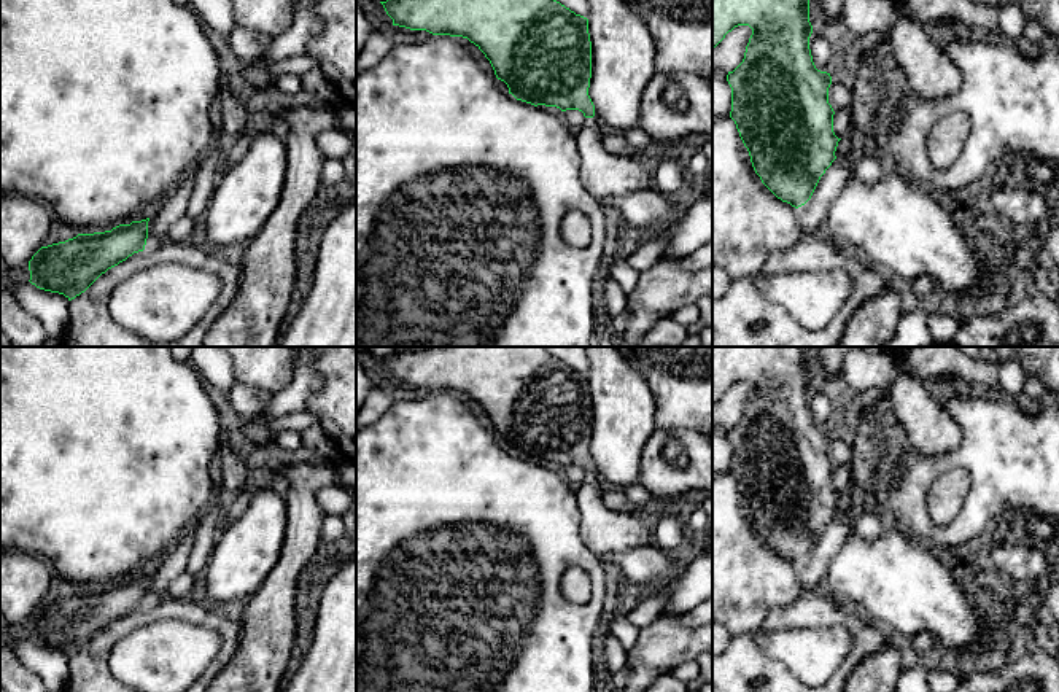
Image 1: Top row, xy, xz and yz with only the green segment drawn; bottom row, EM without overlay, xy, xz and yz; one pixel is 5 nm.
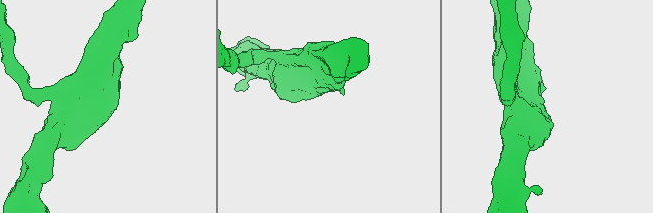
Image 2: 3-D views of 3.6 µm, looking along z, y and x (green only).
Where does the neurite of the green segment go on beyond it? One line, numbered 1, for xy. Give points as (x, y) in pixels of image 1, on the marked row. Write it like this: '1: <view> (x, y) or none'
1: none

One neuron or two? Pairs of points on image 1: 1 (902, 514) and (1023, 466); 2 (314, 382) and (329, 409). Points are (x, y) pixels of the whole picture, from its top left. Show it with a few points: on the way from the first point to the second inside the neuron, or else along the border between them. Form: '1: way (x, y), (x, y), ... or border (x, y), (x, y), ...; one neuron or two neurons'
1: way (923, 481), (943, 462), (989, 460); one neuron
2: border (314, 363), (323, 385), (310, 396), (306, 408); two neurons

